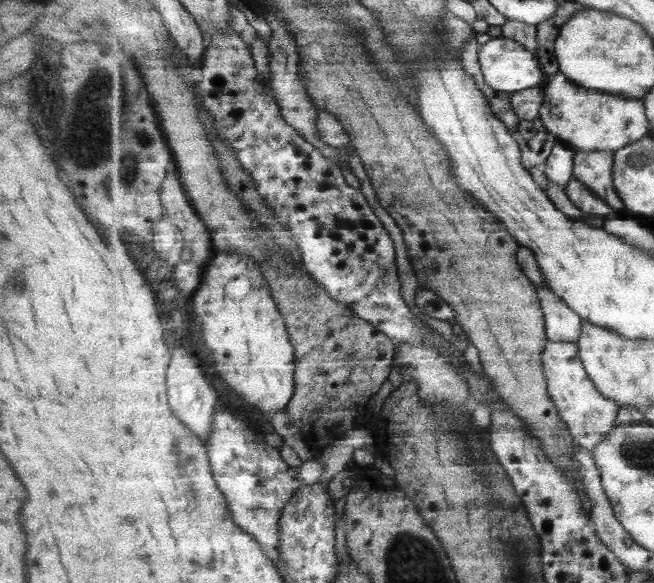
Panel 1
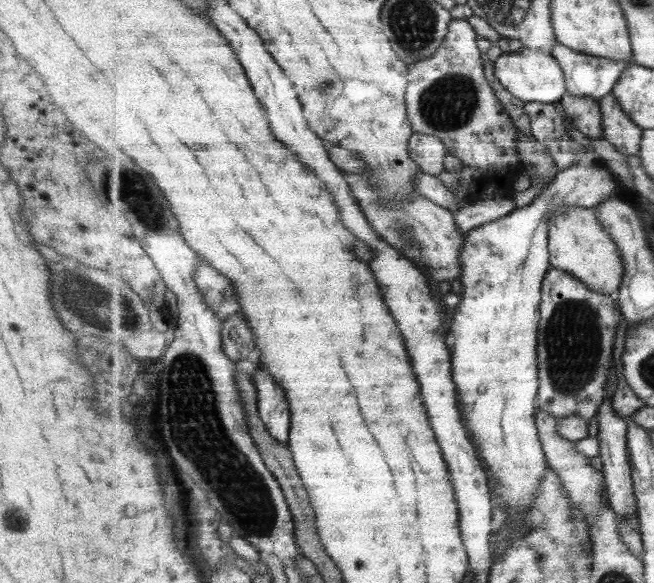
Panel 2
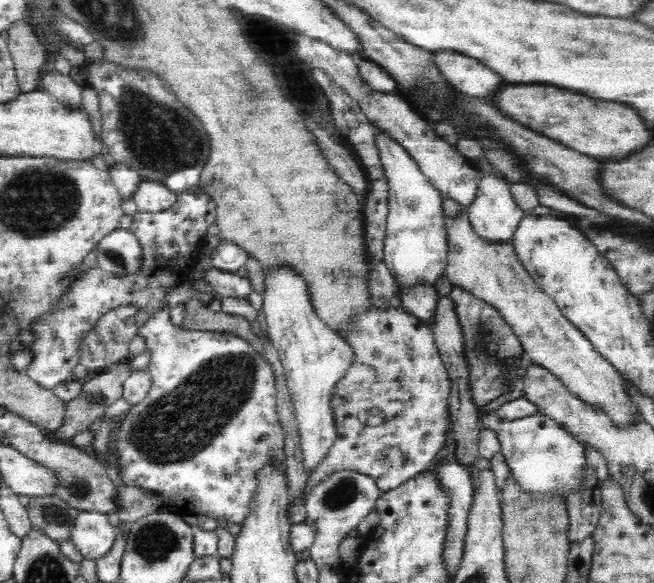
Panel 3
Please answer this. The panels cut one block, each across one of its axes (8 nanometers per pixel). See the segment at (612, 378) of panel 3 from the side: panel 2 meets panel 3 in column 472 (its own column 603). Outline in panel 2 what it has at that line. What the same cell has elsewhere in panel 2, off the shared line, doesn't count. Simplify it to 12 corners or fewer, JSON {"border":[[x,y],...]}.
{"border":[[597,210],[549,220],[549,264],[616,296],[626,273]]}

